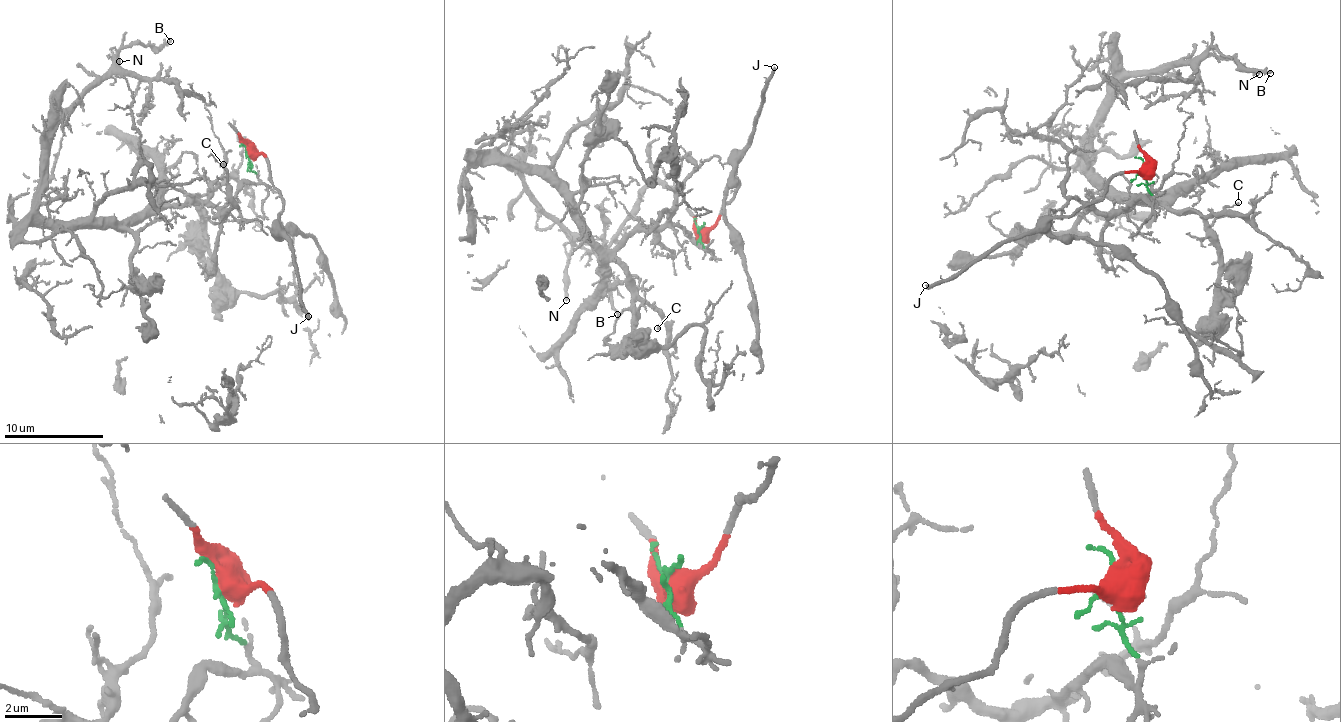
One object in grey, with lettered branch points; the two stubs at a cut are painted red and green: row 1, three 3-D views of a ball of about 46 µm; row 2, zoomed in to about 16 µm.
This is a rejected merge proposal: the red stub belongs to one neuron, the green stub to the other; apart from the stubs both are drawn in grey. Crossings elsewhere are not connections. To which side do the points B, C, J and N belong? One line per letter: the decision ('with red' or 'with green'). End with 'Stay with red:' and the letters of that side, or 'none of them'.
B: with green
C: with green
J: with red
N: with green
Stay with red: J

